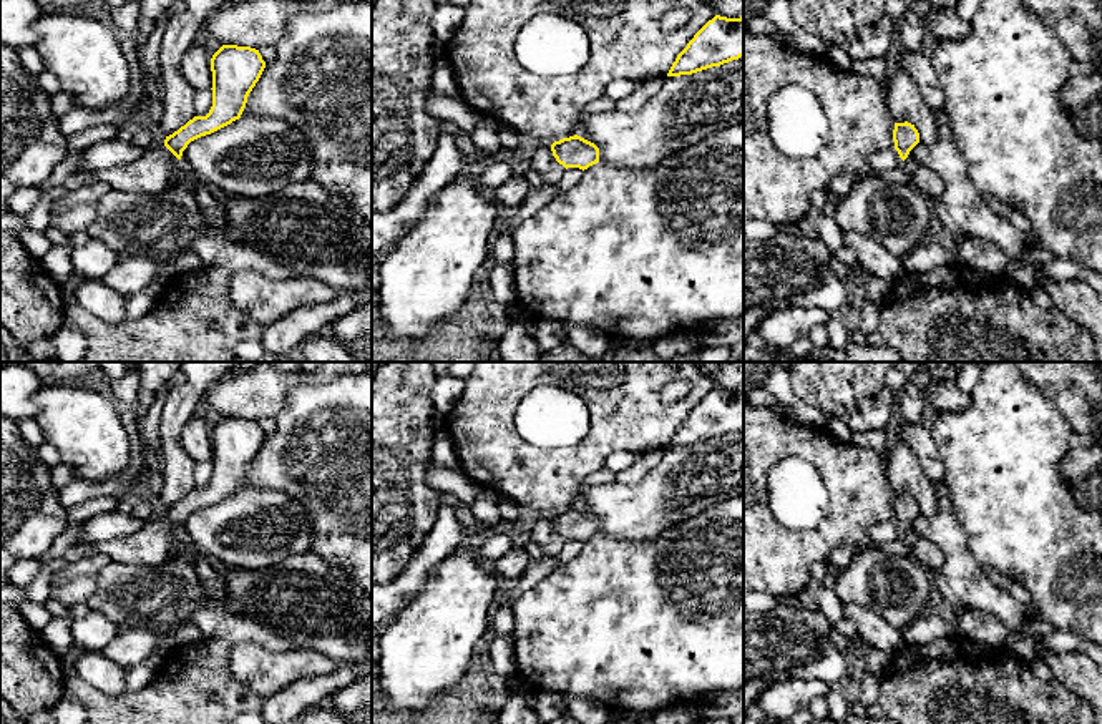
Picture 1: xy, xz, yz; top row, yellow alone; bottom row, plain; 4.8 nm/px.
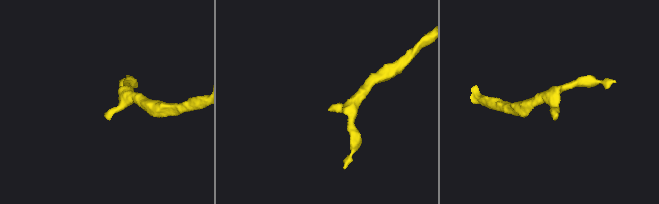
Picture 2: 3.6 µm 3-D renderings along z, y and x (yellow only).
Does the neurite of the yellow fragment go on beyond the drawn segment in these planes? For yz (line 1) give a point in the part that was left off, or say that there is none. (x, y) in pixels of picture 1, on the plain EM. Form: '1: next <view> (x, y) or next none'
1: next none

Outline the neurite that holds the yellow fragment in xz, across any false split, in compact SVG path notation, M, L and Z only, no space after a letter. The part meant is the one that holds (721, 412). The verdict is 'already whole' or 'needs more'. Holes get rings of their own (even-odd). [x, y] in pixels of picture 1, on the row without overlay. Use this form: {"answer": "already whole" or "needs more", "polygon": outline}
{"answer": "already whole", "polygon": "M715 387L677 427L667 448L692 447L744 428L744 389Z"}

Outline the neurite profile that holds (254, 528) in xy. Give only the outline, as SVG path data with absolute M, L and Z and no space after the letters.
M247 488L201 508L181 535L211 561L232 570L262 570L310 551L305 510L276 488Z

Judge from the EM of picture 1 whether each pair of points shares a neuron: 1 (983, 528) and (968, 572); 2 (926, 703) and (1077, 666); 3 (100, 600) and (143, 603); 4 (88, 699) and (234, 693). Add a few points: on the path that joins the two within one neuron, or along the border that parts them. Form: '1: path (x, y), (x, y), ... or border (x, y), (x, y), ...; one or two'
1: border (955, 518), (968, 538), (971, 553), (983, 565); two
2: border (1054, 676), (1084, 701); two
3: path (110, 600), (133, 600); one
4: path (125, 706), (190, 706), (198, 703); one

